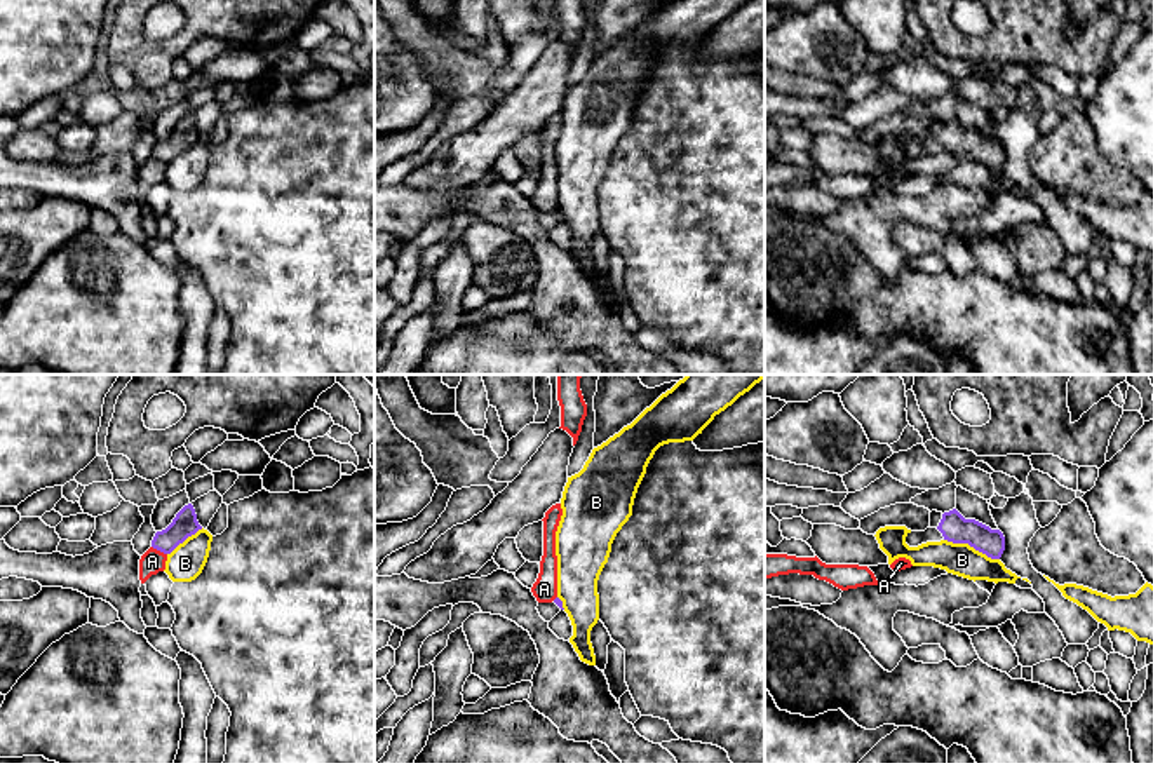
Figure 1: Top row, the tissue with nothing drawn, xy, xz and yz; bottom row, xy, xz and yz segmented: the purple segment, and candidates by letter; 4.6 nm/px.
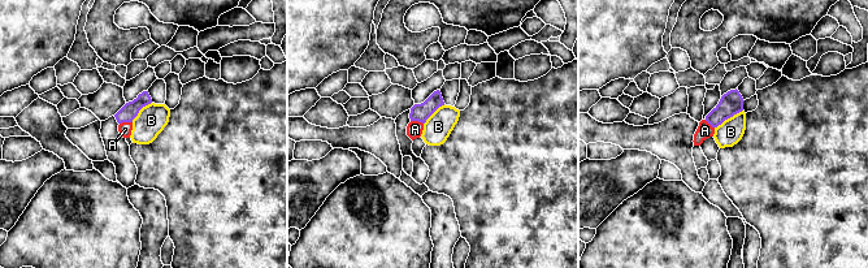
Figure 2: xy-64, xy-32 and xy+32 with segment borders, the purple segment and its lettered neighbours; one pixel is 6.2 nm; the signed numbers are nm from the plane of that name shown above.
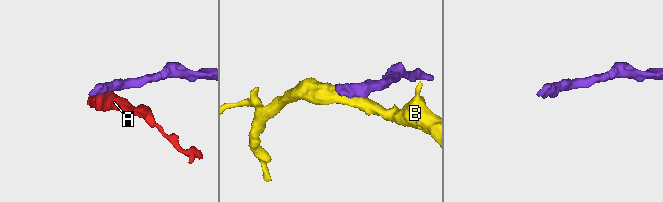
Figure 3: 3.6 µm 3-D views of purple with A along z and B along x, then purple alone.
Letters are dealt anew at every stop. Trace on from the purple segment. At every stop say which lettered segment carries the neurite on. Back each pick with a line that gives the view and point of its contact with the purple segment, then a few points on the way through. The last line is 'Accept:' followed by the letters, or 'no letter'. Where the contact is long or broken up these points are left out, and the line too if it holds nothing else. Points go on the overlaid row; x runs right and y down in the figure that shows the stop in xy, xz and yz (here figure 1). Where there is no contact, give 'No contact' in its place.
Accept: no letter

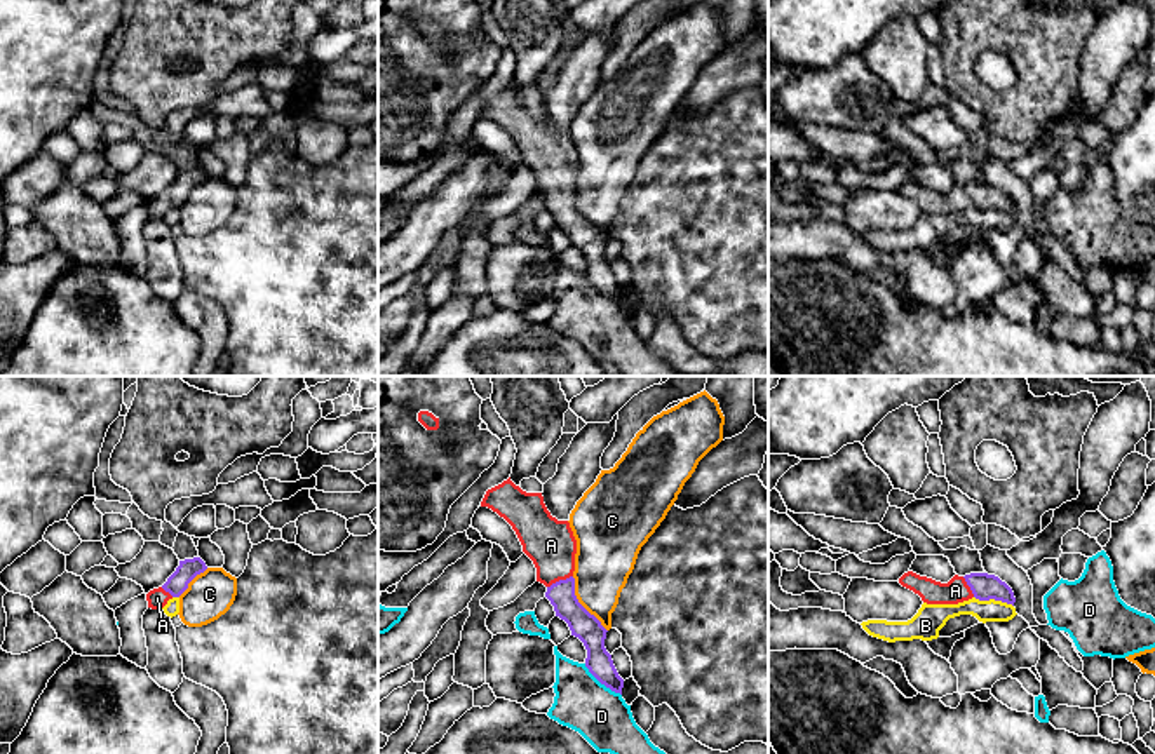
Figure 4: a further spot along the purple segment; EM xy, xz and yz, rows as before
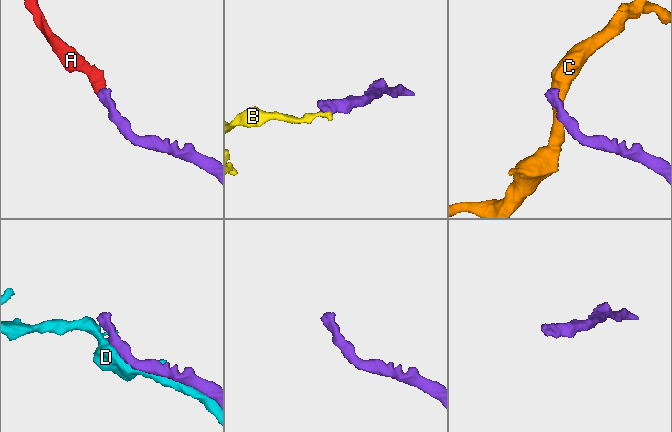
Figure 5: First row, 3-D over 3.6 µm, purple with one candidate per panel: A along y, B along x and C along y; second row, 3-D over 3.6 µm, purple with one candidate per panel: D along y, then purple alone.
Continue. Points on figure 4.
A: Touches purple at xz (560, 580). Path across: xz (584, 626), (567, 606), (560, 580), (551, 545)
Accept: A

